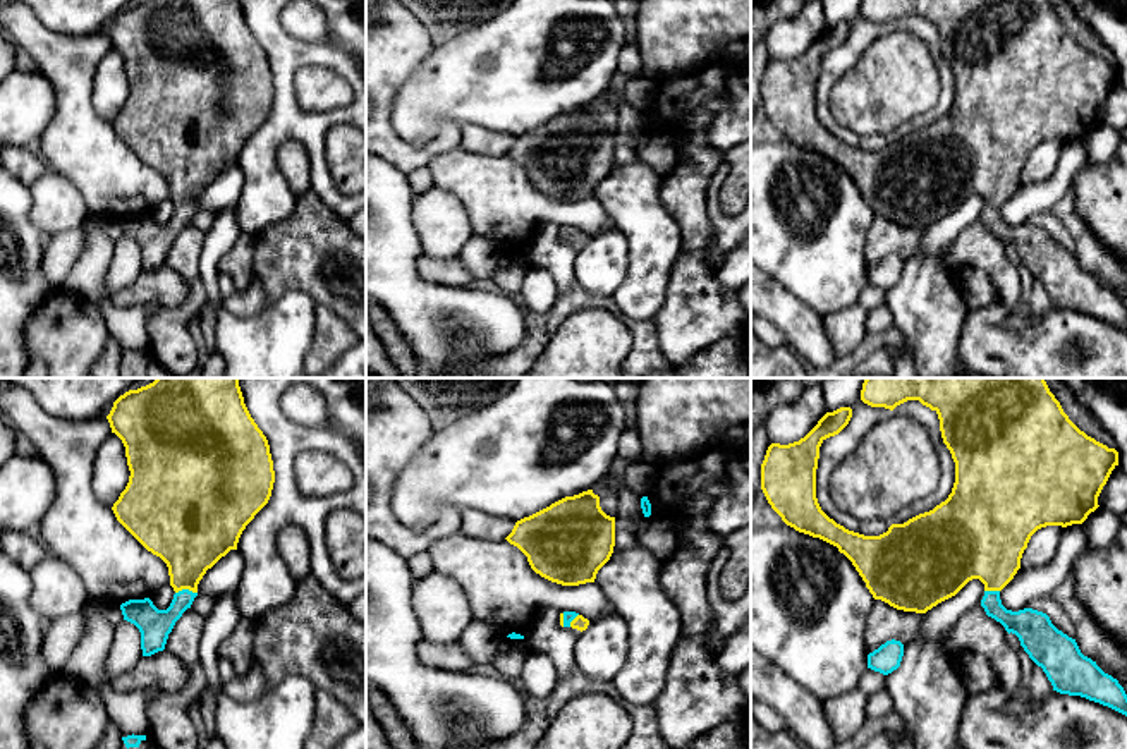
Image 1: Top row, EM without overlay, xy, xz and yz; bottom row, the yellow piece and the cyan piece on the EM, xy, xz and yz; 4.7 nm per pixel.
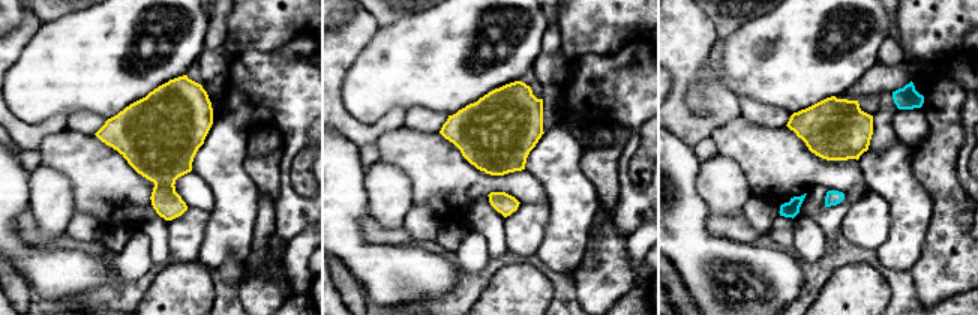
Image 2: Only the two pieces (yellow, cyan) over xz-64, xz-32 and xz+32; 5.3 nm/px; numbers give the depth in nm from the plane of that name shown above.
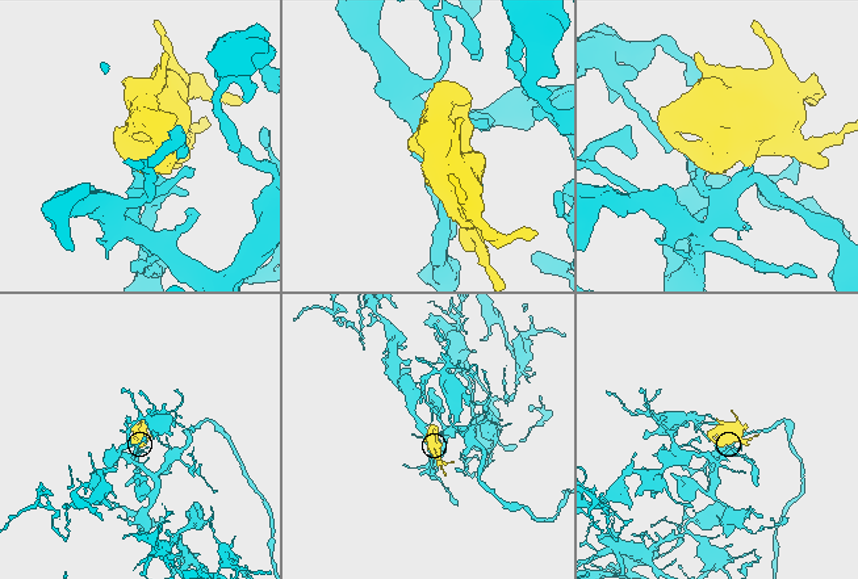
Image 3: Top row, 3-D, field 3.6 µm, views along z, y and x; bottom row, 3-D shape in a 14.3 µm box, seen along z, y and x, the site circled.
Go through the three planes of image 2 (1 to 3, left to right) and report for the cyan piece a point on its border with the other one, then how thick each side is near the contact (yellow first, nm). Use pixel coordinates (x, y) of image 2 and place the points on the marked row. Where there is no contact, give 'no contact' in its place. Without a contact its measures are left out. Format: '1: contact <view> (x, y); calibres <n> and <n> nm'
1: no contact
2: no contact
3: no contact

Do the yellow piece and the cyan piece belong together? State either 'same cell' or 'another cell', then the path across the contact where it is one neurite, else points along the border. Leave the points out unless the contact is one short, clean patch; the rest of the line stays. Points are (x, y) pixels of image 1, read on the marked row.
same cell; way xy (189, 535), (186, 588), (182, 600), (153, 624)

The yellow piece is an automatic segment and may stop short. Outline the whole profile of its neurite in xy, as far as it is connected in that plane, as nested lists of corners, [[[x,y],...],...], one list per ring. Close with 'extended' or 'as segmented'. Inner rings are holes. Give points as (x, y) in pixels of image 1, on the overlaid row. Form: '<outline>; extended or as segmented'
[[[156,378],[153,383],[141,387],[137,390],[129,390],[120,395],[107,416],[112,433],[115,433],[124,447],[127,466],[131,471],[129,483],[125,490],[120,493],[119,500],[113,503],[112,510],[117,521],[153,555],[160,557],[167,567],[170,575],[170,586],[175,594],[167,610],[158,610],[149,598],[144,600],[129,600],[120,605],[124,620],[134,624],[141,632],[141,649],[143,656],[151,656],[158,651],[165,649],[168,634],[172,632],[175,622],[182,617],[182,613],[191,608],[194,598],[198,596],[198,584],[222,557],[225,557],[230,550],[237,550],[239,538],[246,526],[254,519],[254,515],[268,503],[275,483],[273,460],[270,454],[270,445],[263,431],[258,428],[254,419],[251,417],[244,397],[239,387],[239,378]]]; extended

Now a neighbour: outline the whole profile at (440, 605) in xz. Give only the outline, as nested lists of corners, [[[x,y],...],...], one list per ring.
[[[435,570],[414,581],[412,610],[423,639],[440,646],[460,641],[472,622],[471,605],[462,588]]]

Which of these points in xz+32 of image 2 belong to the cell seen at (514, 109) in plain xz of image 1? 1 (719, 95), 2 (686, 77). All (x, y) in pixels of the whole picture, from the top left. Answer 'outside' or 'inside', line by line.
1: outside
2: outside

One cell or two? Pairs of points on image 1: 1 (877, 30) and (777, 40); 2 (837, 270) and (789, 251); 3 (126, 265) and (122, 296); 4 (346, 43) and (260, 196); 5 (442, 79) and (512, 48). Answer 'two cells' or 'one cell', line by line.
1: two cells
2: one cell
3: two cells
4: one cell
5: one cell

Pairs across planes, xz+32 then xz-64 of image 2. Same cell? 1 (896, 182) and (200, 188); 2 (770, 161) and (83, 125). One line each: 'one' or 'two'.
1: two
2: two

